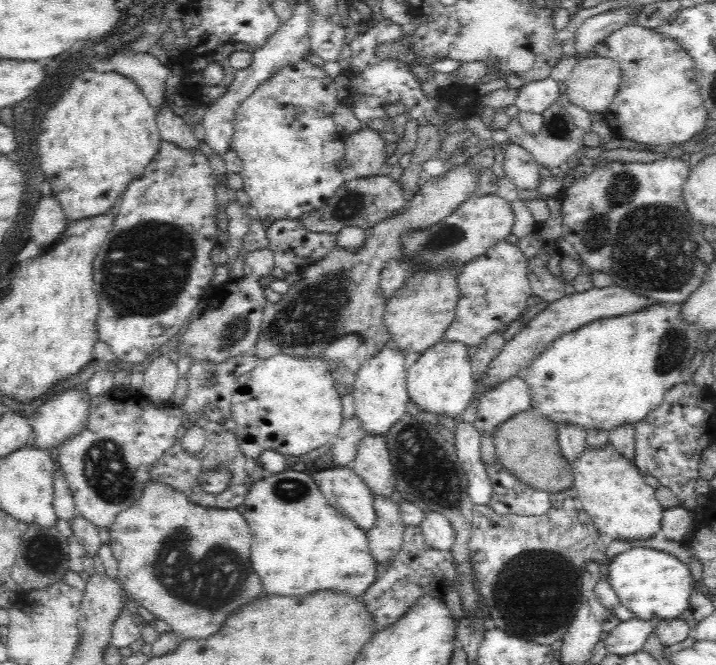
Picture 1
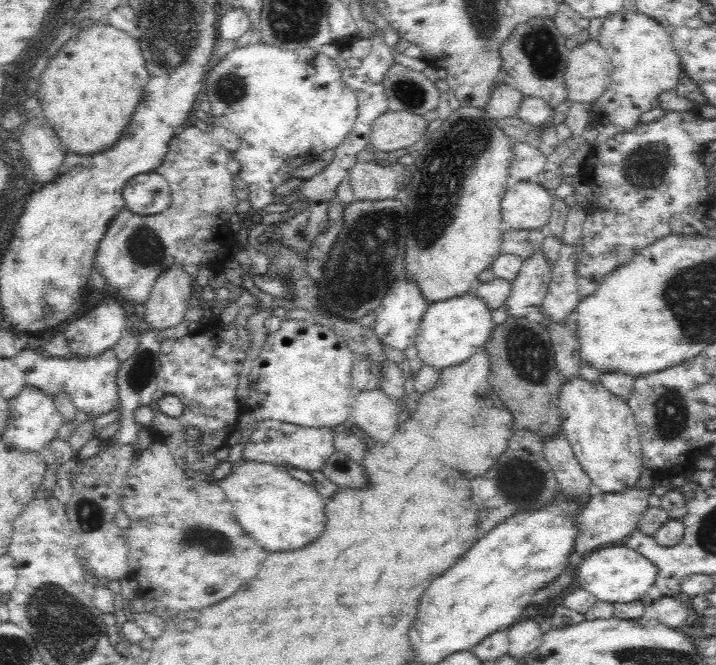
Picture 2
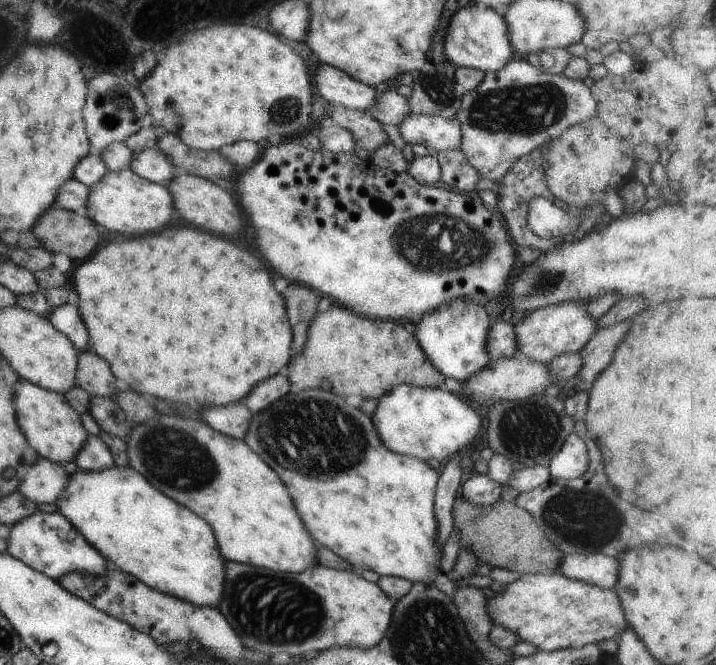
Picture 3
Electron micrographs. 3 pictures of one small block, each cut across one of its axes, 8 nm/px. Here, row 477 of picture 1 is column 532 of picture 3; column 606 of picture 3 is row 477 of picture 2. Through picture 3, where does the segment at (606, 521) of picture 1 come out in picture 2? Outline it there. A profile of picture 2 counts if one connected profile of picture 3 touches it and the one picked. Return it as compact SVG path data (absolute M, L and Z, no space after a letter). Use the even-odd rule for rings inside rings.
M579 374L563 379L558 392L559 414L562 415L560 429L567 436L578 463L600 493L622 493L633 488L643 474L643 456L640 435L637 431L633 410L626 400L608 392L604 385L583 379Z

